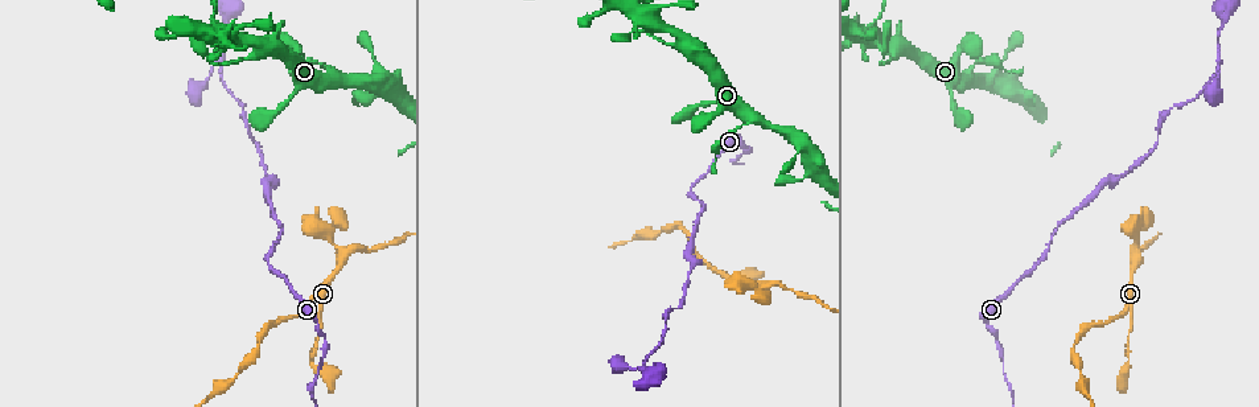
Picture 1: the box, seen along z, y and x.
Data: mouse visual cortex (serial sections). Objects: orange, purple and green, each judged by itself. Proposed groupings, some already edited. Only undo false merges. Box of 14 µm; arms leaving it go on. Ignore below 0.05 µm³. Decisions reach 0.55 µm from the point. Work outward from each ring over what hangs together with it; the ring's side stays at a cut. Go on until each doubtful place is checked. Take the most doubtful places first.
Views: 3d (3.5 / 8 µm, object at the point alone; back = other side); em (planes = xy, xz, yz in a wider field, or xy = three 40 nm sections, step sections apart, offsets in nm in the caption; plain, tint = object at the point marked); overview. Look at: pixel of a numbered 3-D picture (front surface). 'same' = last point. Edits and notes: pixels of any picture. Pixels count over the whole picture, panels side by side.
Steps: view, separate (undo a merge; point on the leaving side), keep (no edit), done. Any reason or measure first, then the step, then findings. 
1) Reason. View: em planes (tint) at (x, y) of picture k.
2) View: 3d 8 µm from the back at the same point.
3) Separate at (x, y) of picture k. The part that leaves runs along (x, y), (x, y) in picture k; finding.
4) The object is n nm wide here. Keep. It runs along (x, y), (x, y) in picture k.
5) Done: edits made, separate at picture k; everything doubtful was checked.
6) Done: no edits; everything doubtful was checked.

A narrow waist. View: 3d 8 µm at (1221, 61) of picture 1.

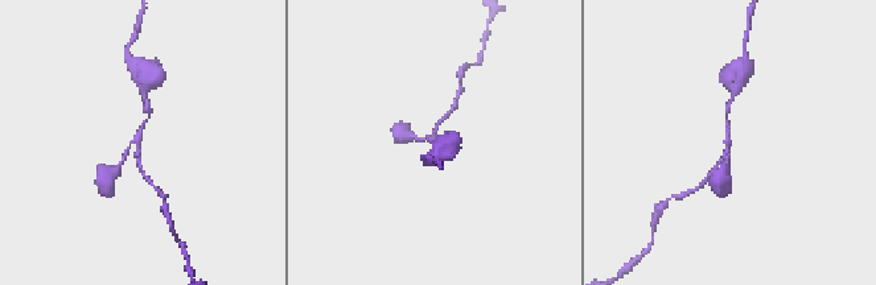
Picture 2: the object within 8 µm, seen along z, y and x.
Zoom in. View: 3d 3.5 µm at (140, 143) of picture 2.

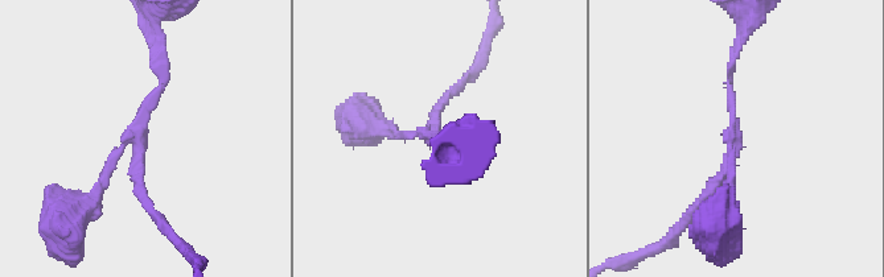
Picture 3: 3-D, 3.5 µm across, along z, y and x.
3 arms meet here; the arms are 100, 100, 150 nm wide. View: em xy step 5 (tint) at (143, 142) of picture 3.

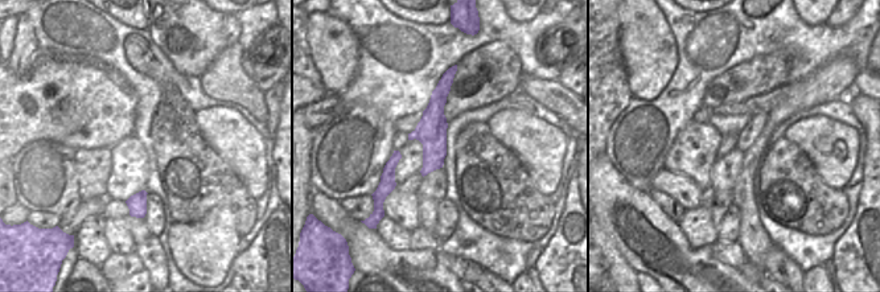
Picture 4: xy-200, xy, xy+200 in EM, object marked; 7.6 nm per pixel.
Keep. All the same cell.

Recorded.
Three arms meet. View: 3d 3.5 µm from the back at (759, 118) of picture 1.

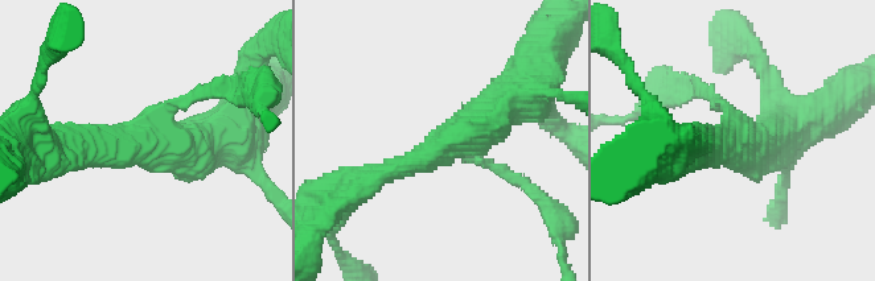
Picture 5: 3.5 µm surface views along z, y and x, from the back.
3 arms meet here; the arms are 100, 250, 600 nm wide; need the tissue. View: em planes (tint) at (727, 141) of picture 5.

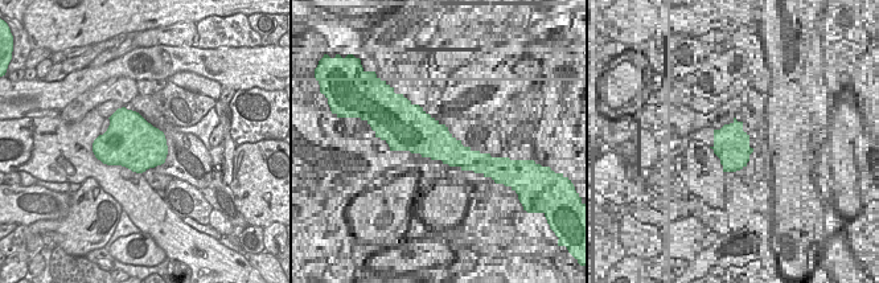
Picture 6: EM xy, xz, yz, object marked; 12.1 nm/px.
Keep. It runs along (530, 77), (477, 131), (381, 174) in picture 5; all the same cell.

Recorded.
Thick turns thin. View: 3d 3.5 µm at (1136, 238) of picture 1.

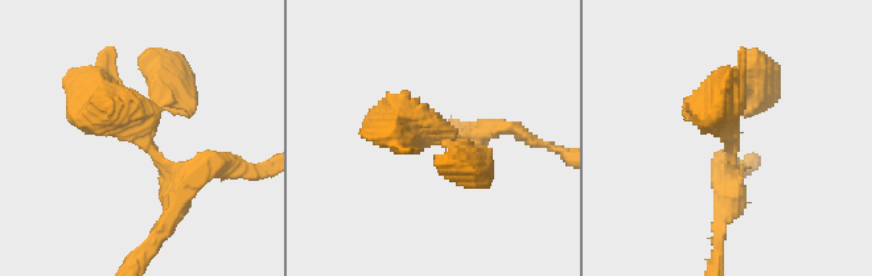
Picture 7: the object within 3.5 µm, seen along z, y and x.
3 arms meet here. Separate at (477, 159) of picture 7. The part that leaves runs along (160, 107), (169, 95), (152, 50) in picture 7; two cells meet here.

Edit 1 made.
Done: edits made, separate at picture 7; everything doubtful was checked.

